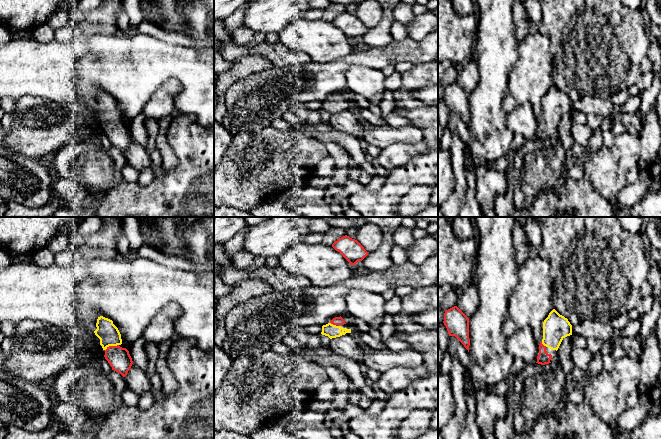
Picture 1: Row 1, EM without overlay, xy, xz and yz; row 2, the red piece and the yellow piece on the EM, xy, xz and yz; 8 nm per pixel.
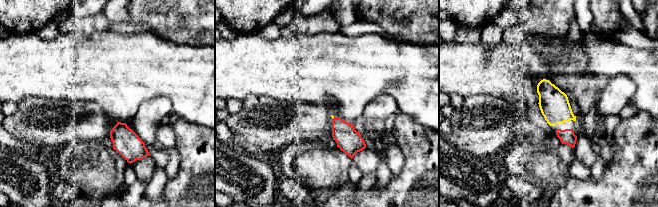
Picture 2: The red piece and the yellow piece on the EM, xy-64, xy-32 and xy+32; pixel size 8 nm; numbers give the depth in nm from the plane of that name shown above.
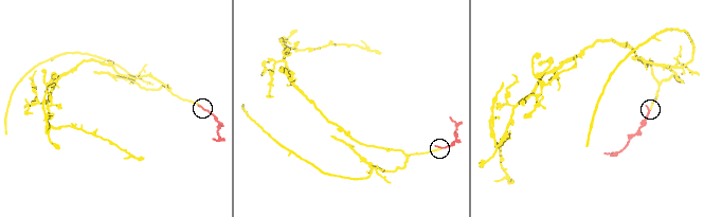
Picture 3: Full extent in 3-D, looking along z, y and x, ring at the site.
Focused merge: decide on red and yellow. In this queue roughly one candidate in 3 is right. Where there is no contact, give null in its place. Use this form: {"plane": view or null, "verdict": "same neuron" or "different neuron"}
{"plane": "xy", "verdict": "same neuron"}

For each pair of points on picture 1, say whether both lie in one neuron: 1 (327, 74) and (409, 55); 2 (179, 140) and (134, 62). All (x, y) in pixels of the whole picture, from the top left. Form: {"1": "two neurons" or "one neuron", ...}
{"1": "one neuron", "2": "two neurons"}

